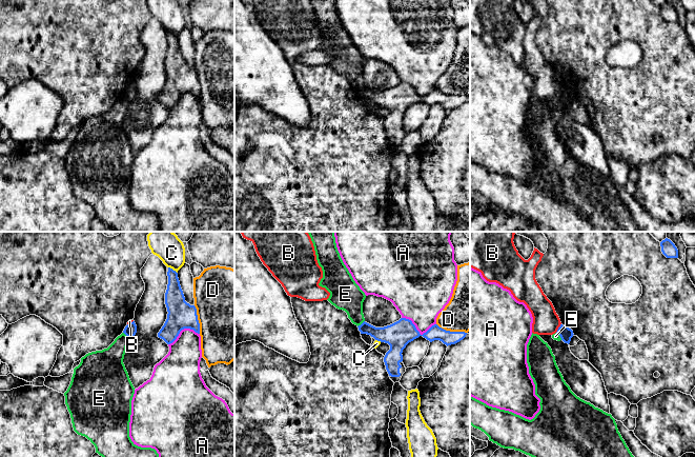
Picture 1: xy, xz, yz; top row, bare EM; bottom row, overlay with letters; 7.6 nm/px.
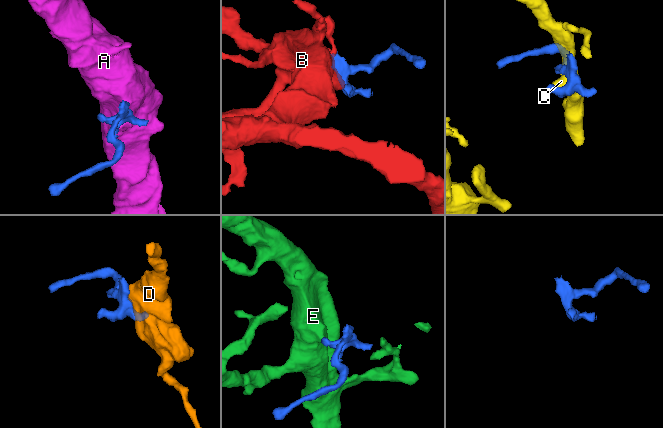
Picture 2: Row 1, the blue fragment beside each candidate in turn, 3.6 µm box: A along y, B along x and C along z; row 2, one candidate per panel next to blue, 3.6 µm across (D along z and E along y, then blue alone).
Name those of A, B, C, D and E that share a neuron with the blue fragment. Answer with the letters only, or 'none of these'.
none of these

